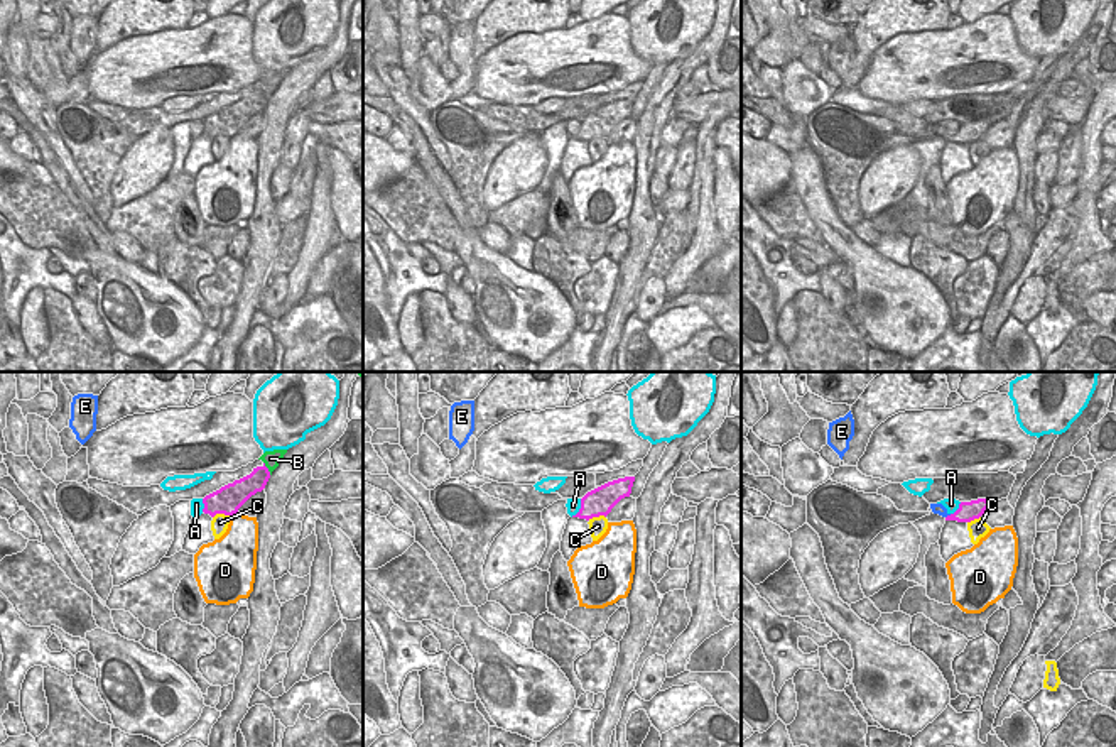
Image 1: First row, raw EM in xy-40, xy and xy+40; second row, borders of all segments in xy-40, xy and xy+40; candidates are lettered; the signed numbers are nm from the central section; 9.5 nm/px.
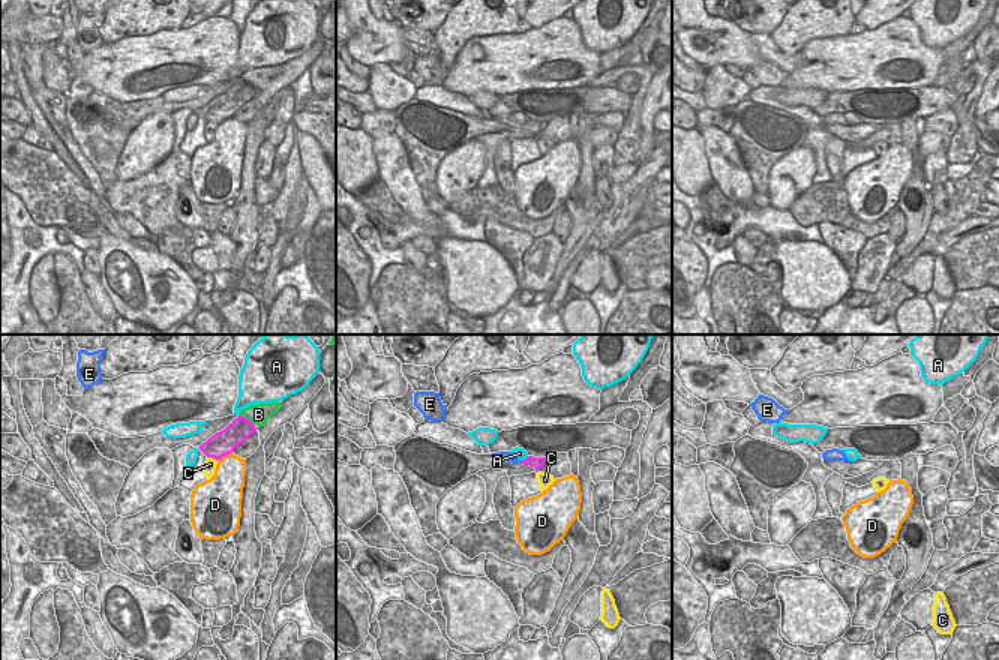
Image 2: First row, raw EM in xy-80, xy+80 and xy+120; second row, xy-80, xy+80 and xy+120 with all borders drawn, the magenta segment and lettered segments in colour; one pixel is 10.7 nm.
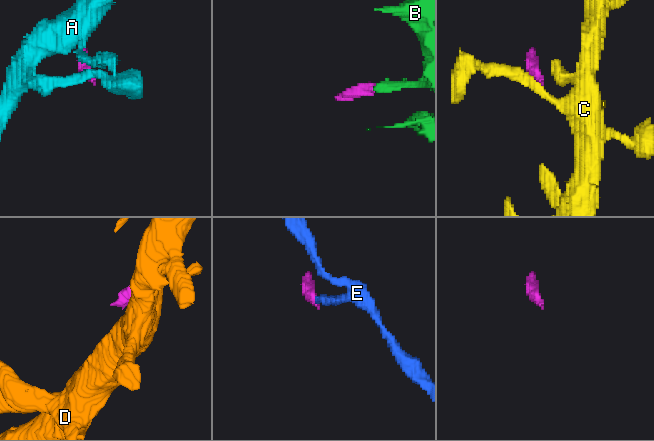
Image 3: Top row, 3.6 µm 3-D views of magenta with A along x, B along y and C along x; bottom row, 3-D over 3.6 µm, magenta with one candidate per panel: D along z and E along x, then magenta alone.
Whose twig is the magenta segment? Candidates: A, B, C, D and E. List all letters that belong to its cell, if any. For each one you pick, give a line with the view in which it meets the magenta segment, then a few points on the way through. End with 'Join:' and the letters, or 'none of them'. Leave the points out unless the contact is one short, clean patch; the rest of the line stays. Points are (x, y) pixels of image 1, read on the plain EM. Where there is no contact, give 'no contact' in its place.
E: xy+40 | across xy+40 (968, 132), (959, 137), (948, 137), (939, 130)
Join: E

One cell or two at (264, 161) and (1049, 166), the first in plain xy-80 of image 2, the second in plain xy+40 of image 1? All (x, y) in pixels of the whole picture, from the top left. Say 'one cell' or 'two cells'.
two cells

